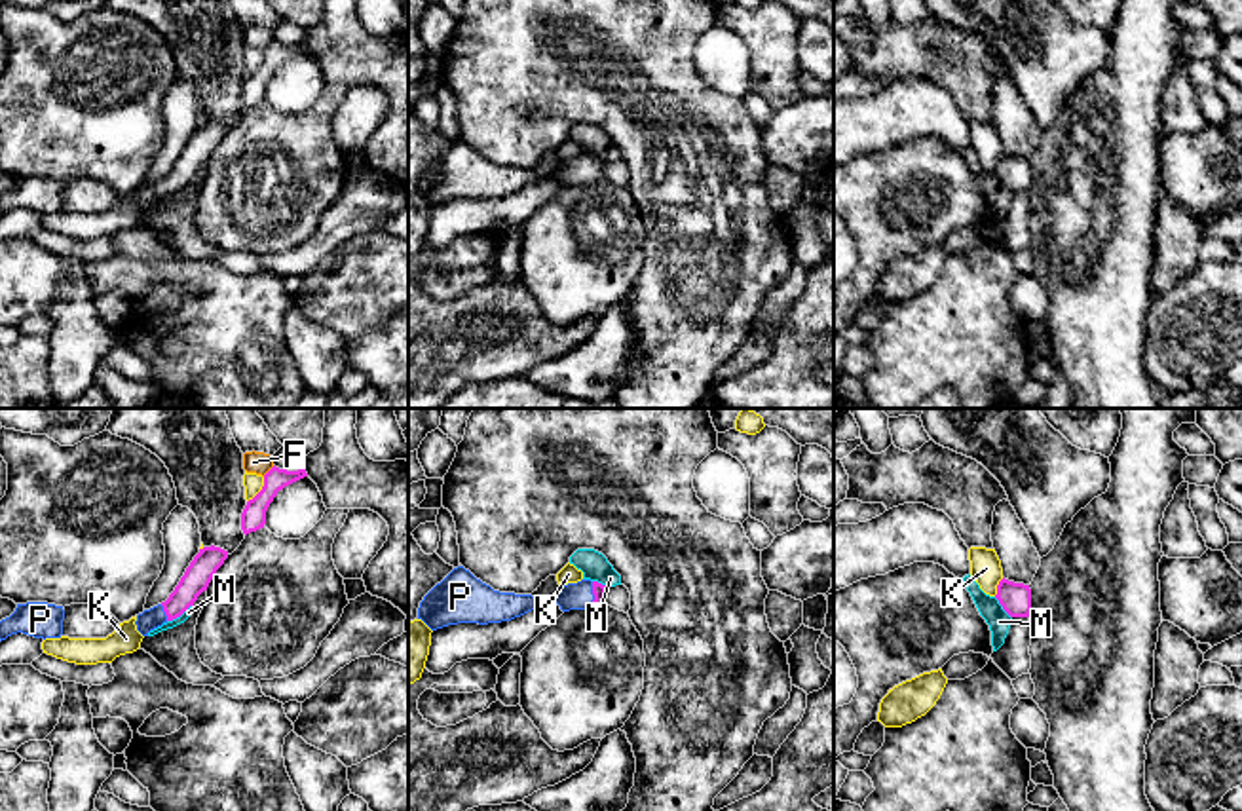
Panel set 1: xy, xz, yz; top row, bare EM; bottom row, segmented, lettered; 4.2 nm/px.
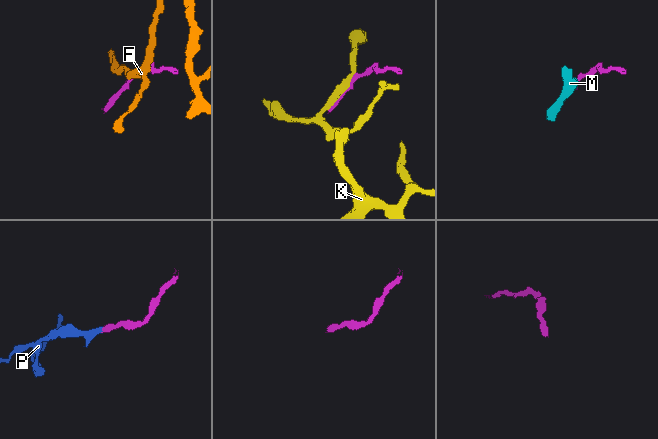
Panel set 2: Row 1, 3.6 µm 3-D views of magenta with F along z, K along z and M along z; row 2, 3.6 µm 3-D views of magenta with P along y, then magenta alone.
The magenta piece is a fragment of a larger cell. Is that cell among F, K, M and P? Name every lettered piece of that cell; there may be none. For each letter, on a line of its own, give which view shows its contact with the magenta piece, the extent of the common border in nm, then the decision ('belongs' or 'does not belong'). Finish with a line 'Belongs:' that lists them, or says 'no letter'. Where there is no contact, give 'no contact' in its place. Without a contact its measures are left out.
F: contact in xy; length 70 nm; does not belong
K: contact in xy; length 130 nm; does not belong
M: contact in xy; length 130 nm; does not belong
P: contact in xz; length 100 nm; belongs
Belongs: P

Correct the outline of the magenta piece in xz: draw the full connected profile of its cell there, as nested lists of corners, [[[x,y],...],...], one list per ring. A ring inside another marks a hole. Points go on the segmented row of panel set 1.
[[[581,579],[562,585],[551,602],[556,602],[562,612],[585,610],[606,604],[606,591],[608,587],[598,581]]]

